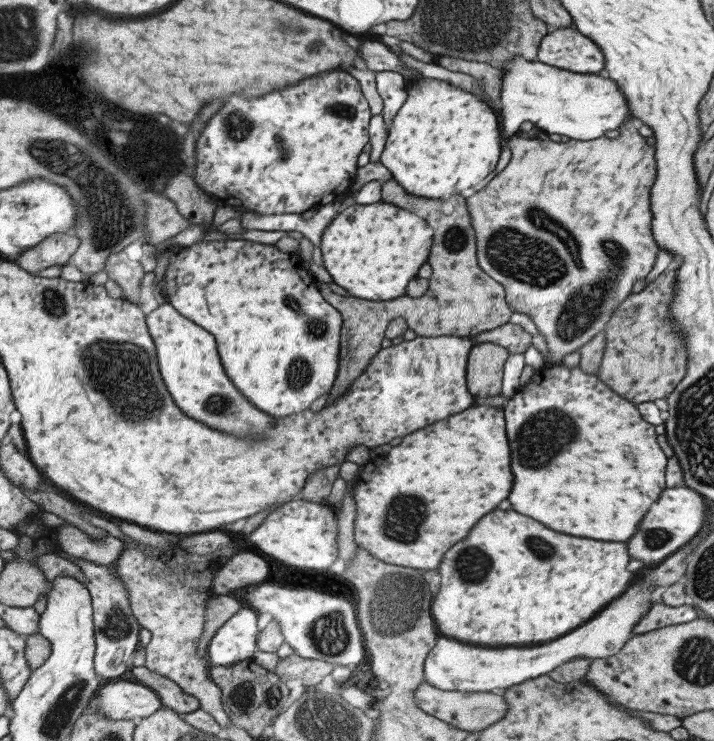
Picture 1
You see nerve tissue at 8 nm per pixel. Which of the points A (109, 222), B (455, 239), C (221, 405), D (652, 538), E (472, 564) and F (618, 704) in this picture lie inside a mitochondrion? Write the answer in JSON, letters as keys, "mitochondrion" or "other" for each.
{"A":"mitochondrion","B":"mitochondrion","C":"mitochondrion","D":"mitochondrion","E":"mitochondrion","F":"other"}

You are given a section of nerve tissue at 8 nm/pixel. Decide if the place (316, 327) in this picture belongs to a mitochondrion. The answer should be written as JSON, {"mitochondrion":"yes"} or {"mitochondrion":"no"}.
{"mitochondrion":"yes"}

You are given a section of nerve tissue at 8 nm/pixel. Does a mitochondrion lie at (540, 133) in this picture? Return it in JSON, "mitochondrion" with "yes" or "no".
{"mitochondrion":"no"}

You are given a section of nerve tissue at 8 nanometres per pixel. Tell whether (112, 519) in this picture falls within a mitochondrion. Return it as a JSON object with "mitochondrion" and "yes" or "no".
{"mitochondrion":"no"}

